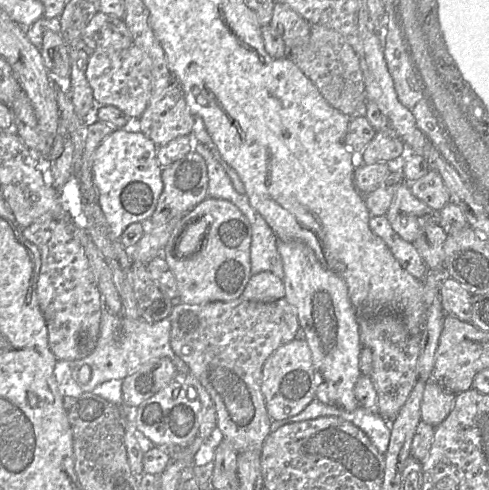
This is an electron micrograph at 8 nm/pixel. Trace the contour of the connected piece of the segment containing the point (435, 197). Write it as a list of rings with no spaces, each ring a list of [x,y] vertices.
[[[430,169],[427,174],[409,185],[413,196],[435,212],[438,212],[450,202],[450,195],[442,177],[433,169]]]

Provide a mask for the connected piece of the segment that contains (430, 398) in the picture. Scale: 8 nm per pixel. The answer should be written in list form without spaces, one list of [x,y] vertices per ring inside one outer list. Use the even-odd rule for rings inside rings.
[[[433,379],[427,381],[420,407],[421,420],[437,427],[451,412],[455,395]]]

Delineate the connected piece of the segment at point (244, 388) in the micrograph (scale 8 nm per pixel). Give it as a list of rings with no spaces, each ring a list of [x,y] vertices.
[[[238,298],[204,304],[174,304],[169,316],[170,346],[208,392],[215,411],[221,439],[228,441],[237,453],[261,451],[270,433],[269,417],[261,392],[262,368],[267,358],[280,346],[292,341],[299,328],[296,310],[283,298],[274,302],[258,302]]]

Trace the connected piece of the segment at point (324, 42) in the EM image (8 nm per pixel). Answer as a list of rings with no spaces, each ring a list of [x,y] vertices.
[[[311,24],[308,42],[289,49],[287,56],[333,108],[348,117],[365,116],[365,86],[359,59],[340,34],[327,27]]]

